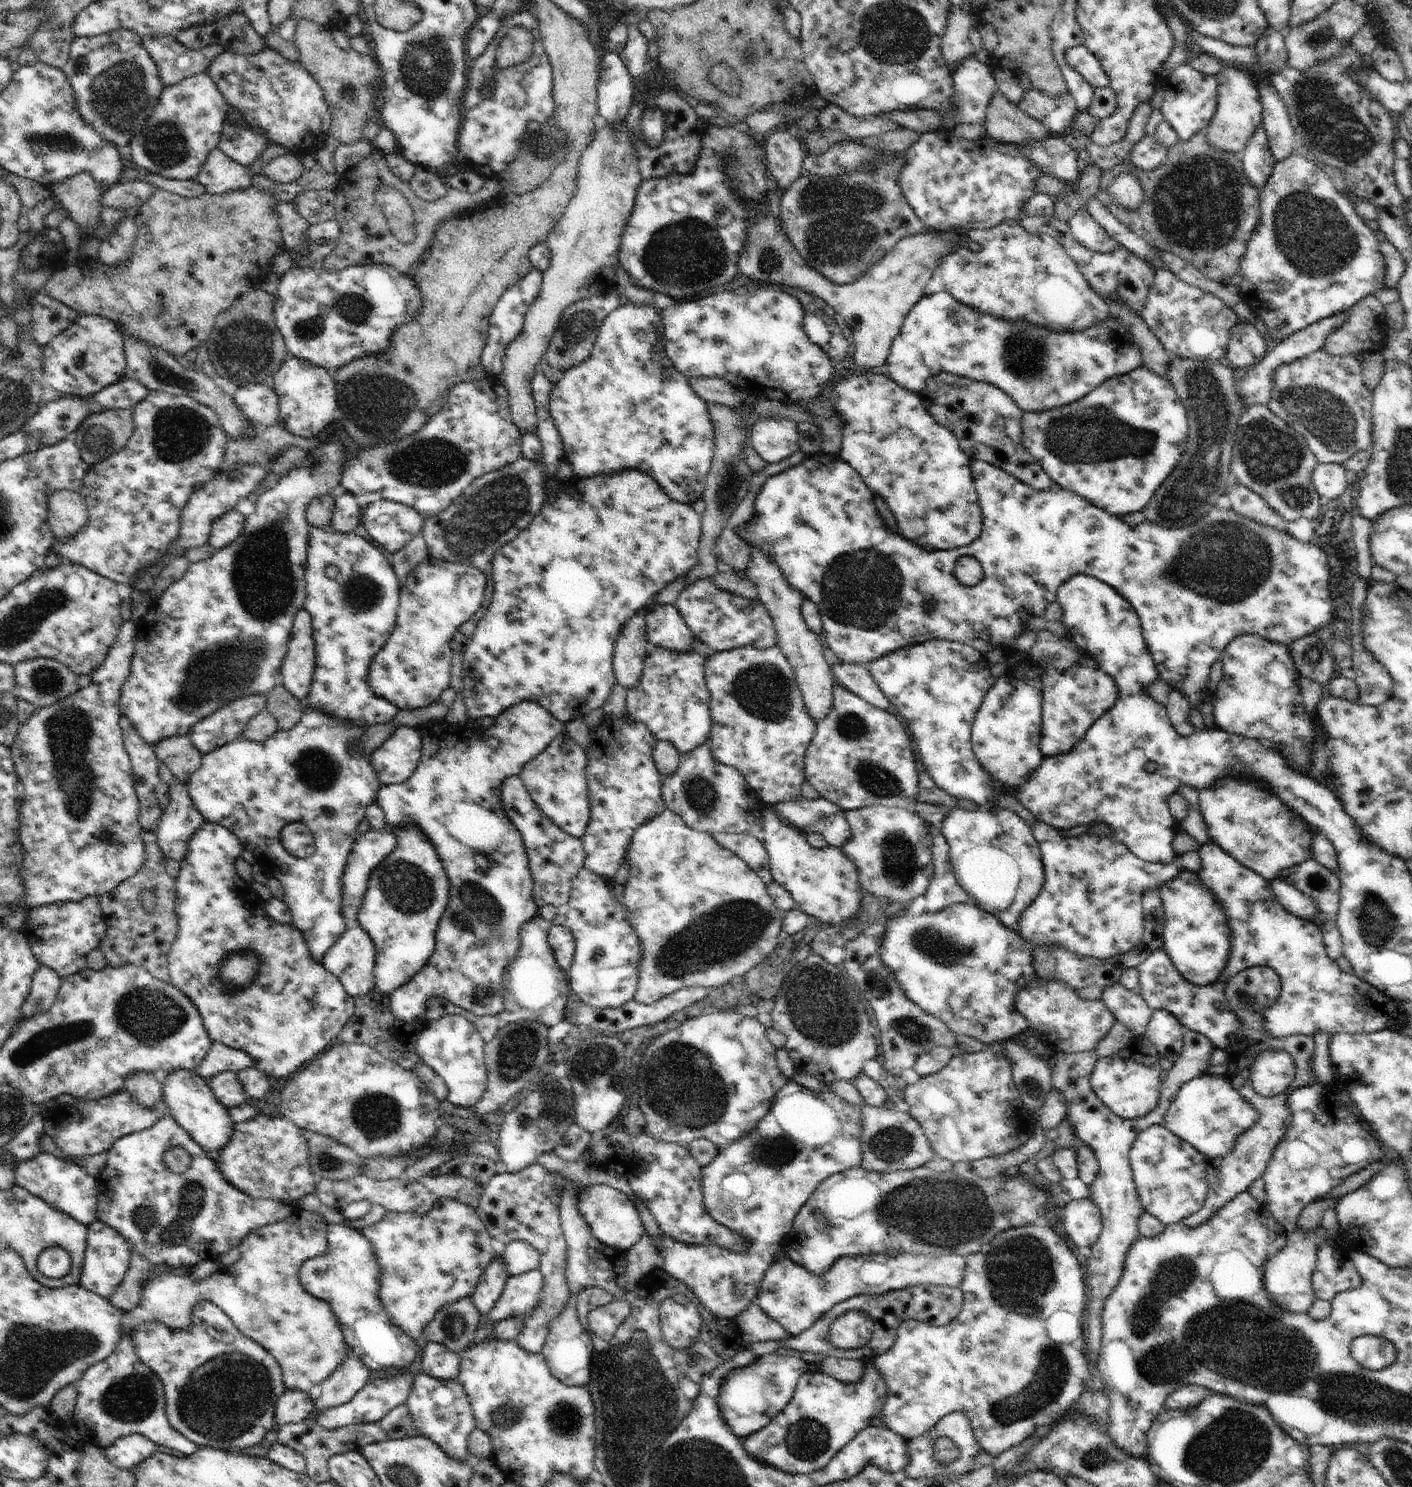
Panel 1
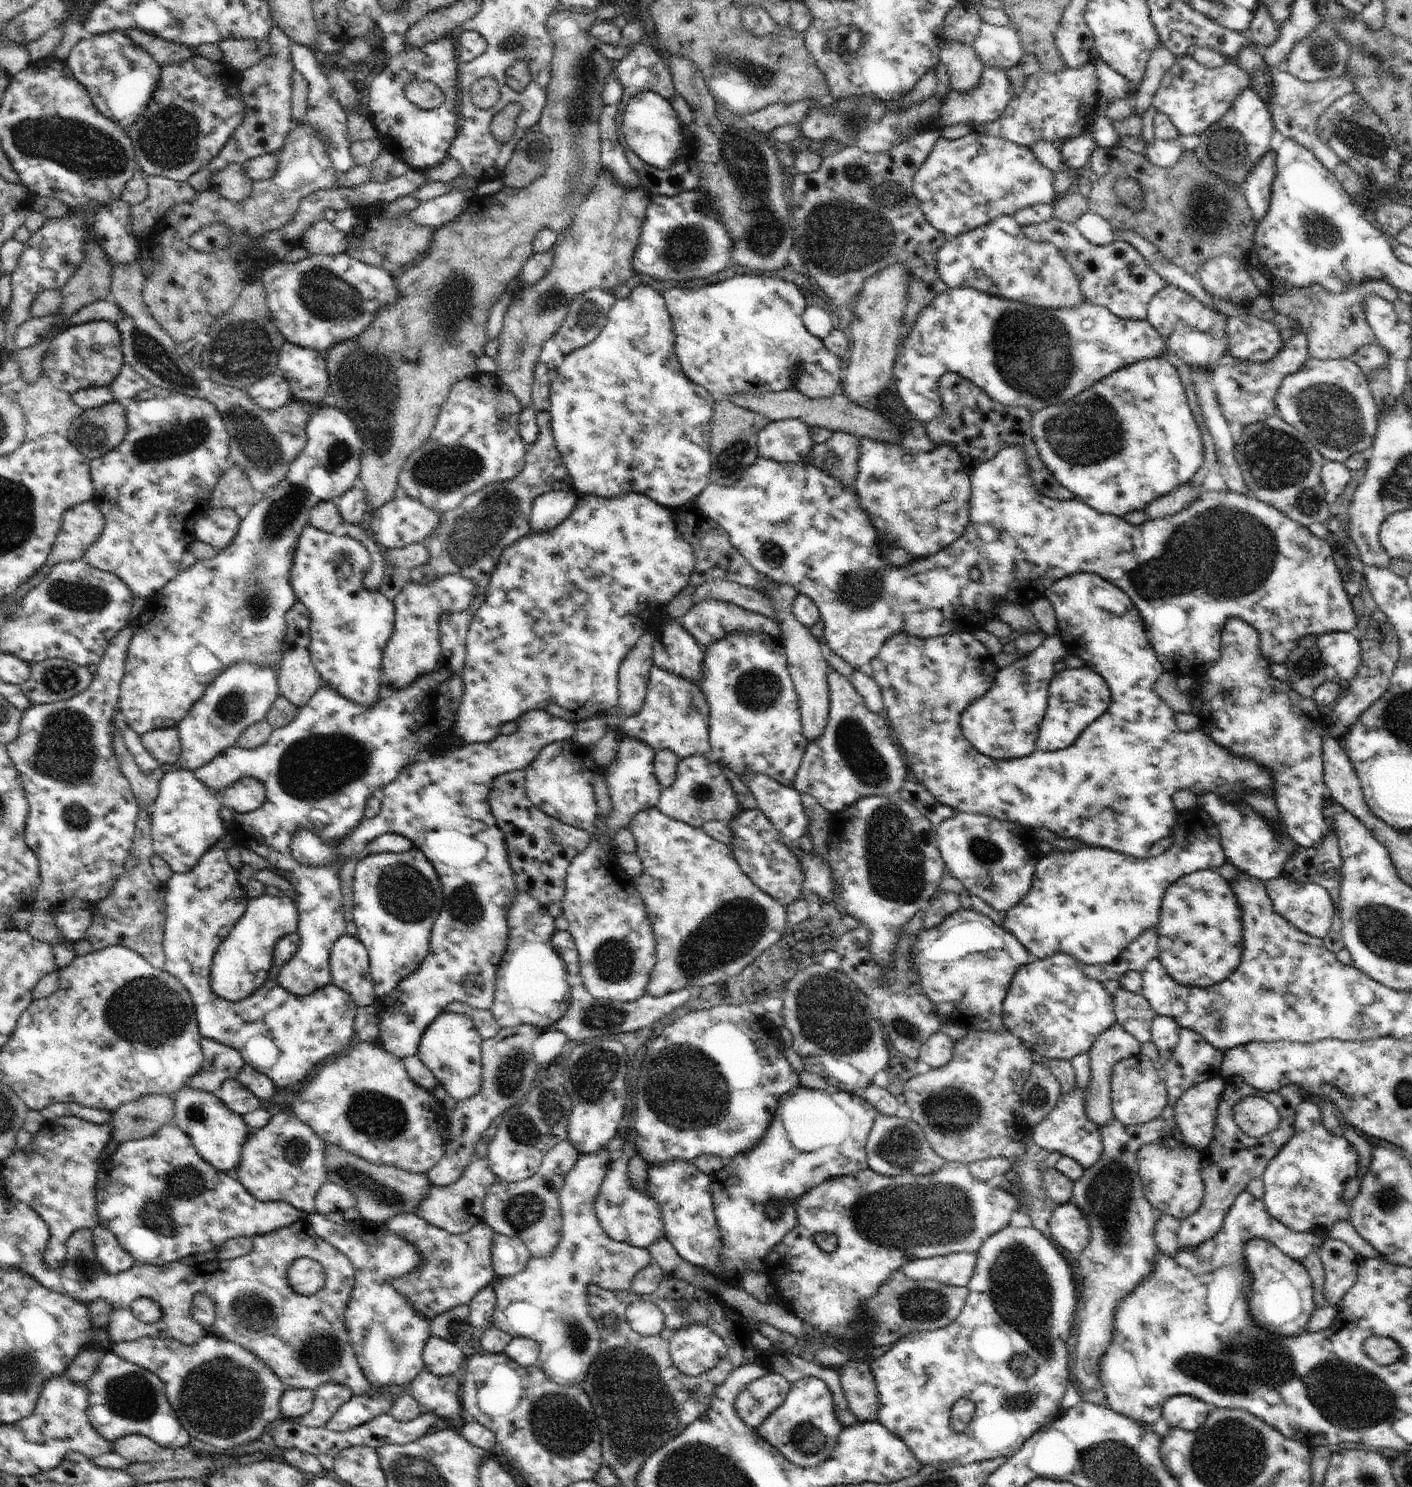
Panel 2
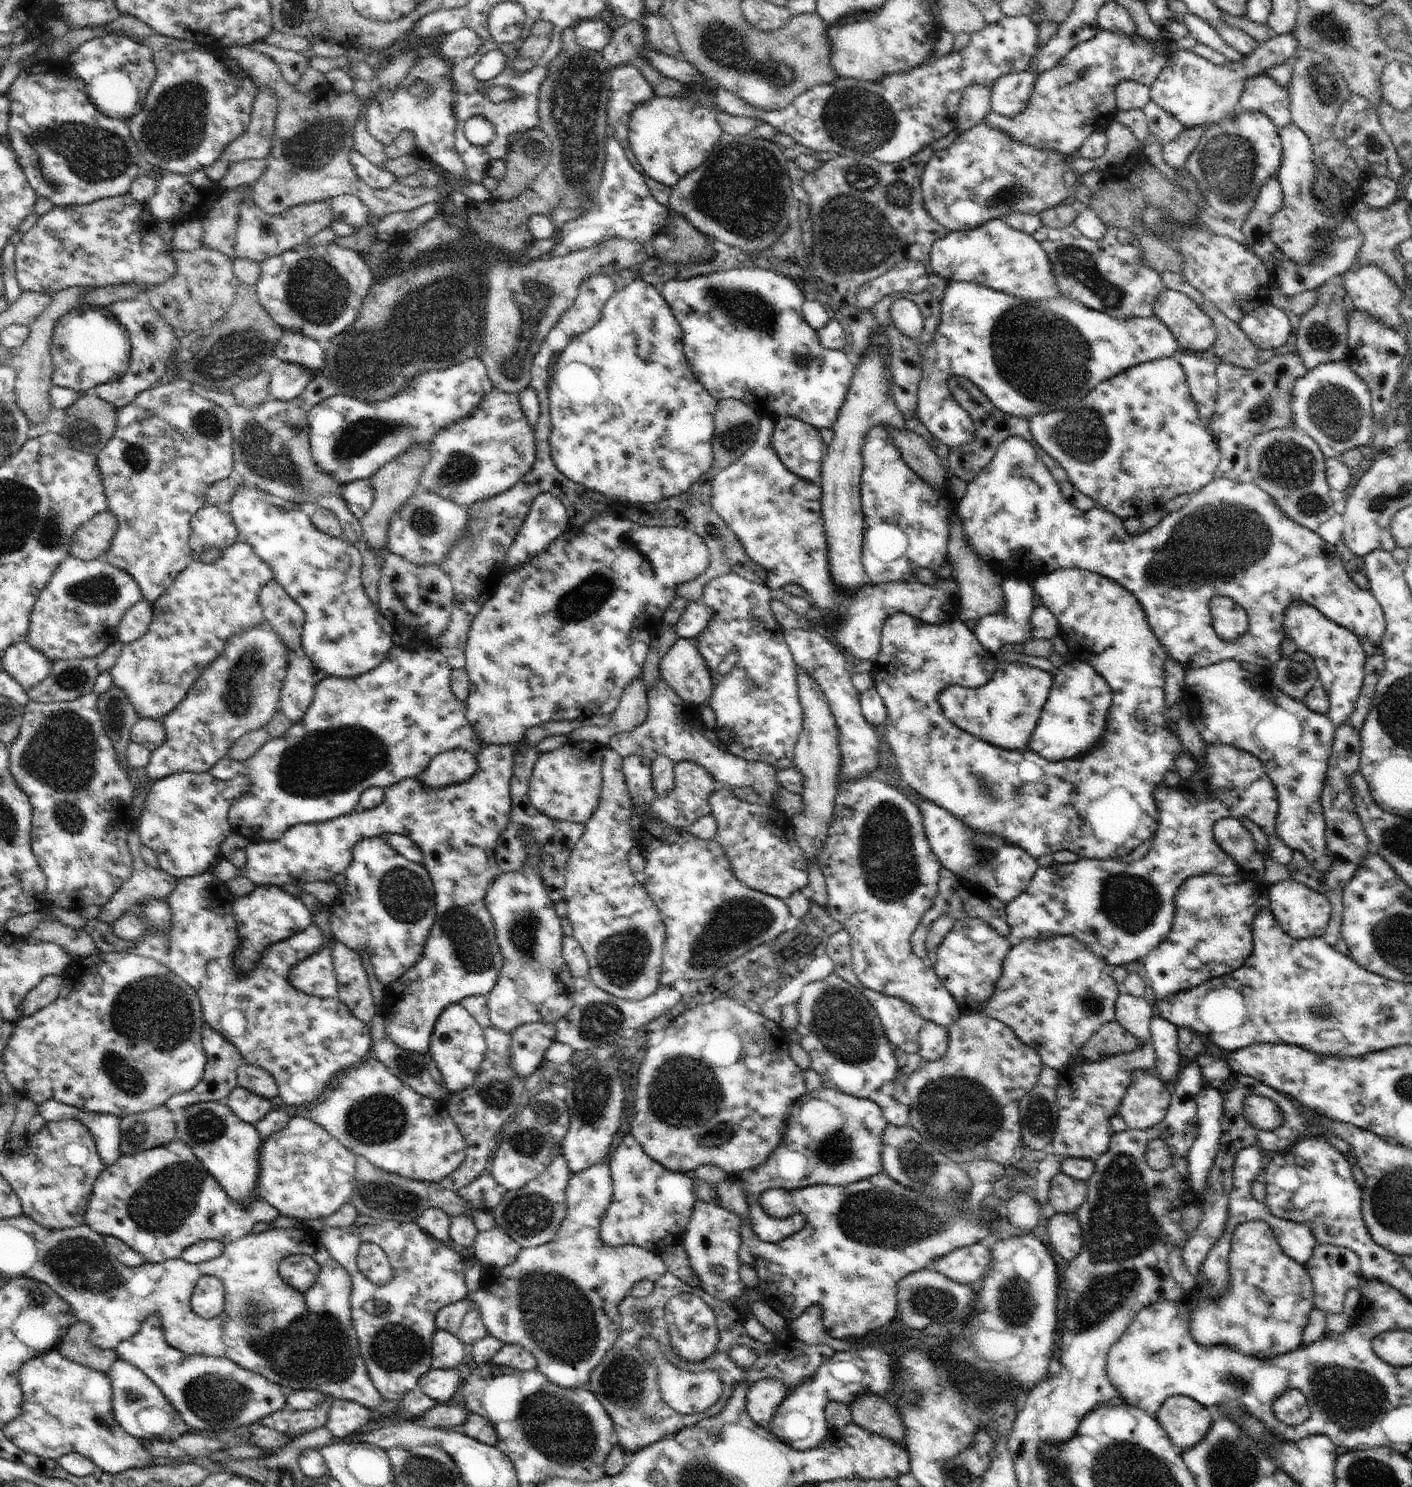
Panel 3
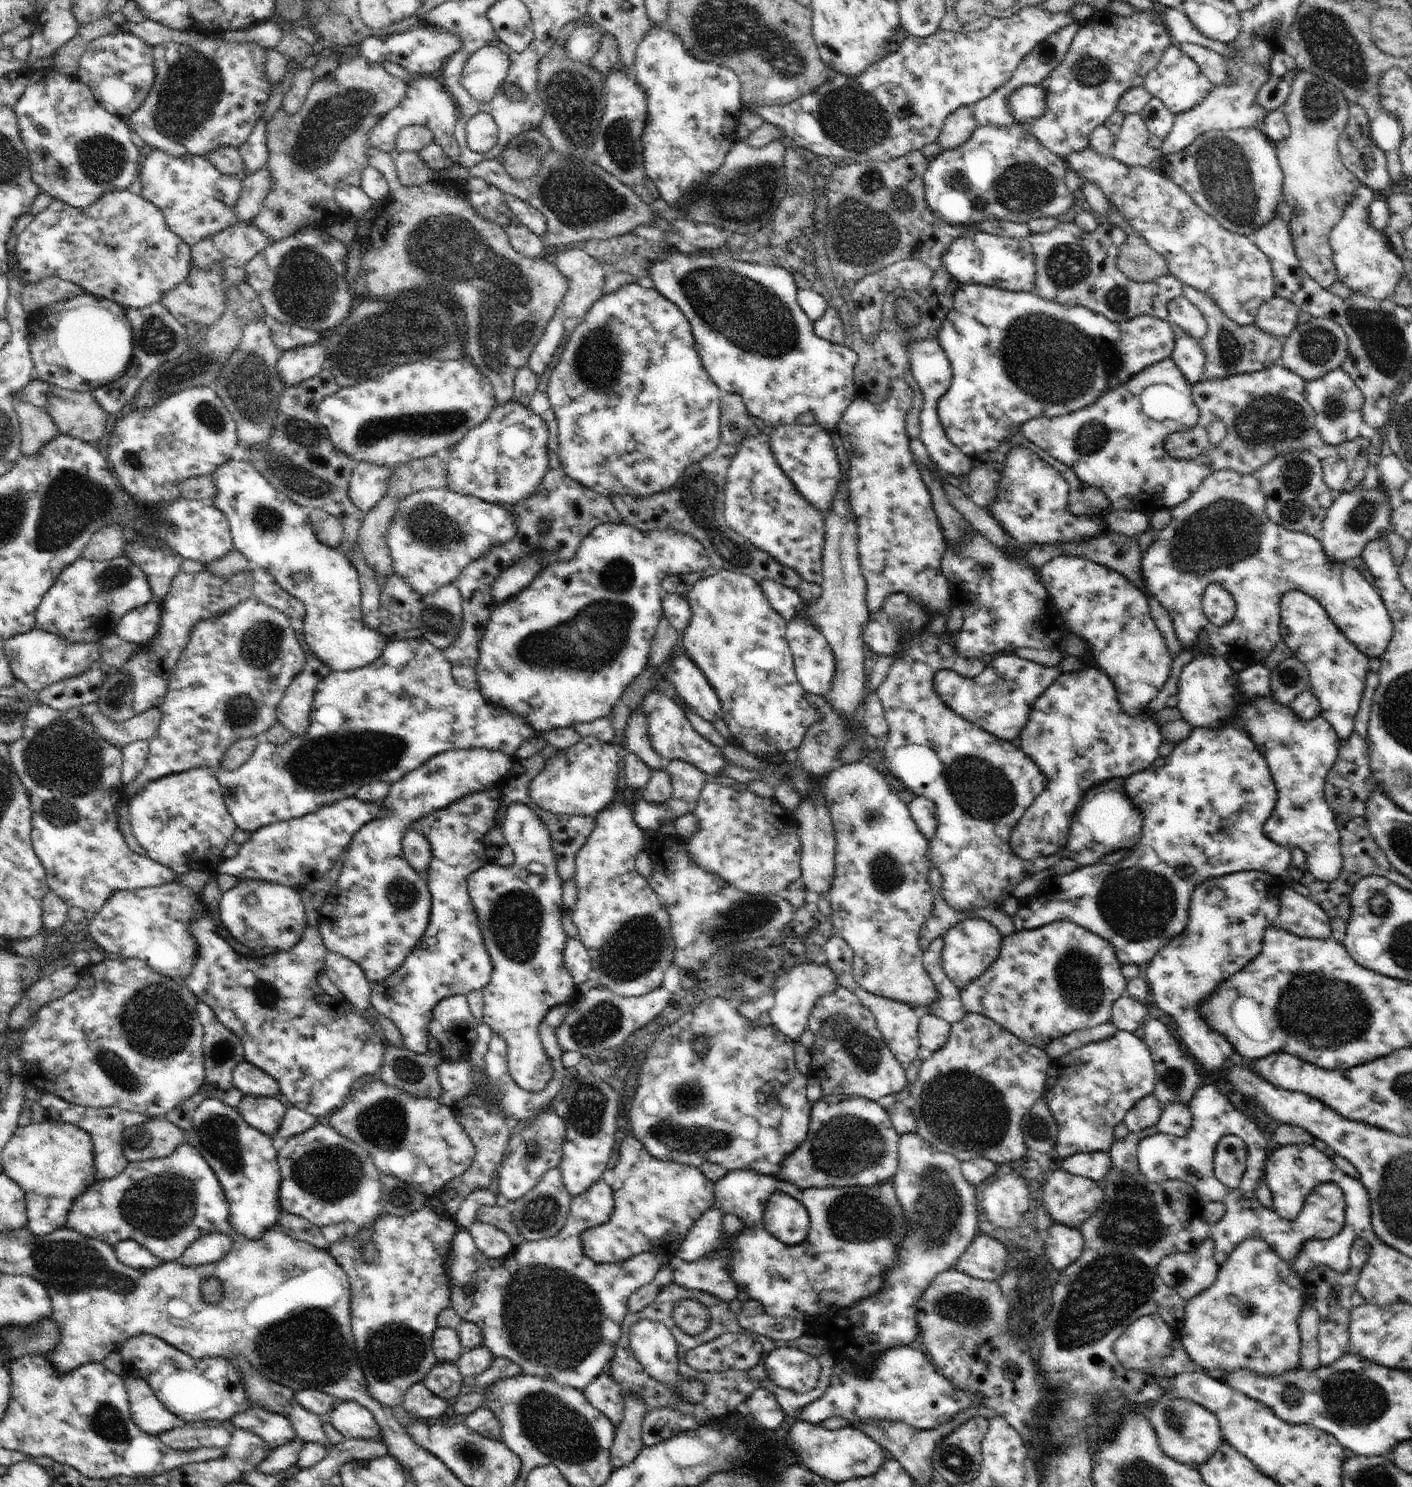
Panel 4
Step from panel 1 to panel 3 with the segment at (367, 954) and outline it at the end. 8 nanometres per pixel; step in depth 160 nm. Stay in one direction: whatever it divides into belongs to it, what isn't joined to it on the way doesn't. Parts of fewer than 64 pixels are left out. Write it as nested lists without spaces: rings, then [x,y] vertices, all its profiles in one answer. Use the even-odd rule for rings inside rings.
[[[335,942],[331,954],[339,1000],[346,1004],[355,1018],[370,1023],[377,1011],[359,952],[354,952],[342,942]]]

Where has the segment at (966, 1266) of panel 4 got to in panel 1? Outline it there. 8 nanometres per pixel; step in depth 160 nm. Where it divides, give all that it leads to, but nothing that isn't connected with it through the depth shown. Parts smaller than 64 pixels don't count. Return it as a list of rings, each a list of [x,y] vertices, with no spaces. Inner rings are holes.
[[[780,1250],[760,1283],[756,1302],[766,1316],[779,1322],[794,1336],[810,1328],[836,1304],[858,1295],[881,1295],[920,1283],[959,1287],[965,1268],[966,1259],[960,1255],[916,1255],[902,1250],[838,1257],[826,1272],[816,1274],[796,1264]]]

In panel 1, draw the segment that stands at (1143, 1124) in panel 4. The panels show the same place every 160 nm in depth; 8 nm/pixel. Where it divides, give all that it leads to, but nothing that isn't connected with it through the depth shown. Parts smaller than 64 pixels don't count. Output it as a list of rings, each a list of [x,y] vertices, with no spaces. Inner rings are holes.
[[[1130,1046],[1116,1051],[1112,1056],[1099,1058],[1090,1077],[1090,1086],[1114,1114],[1134,1120],[1146,1116],[1157,1107],[1164,1074],[1158,1060],[1139,1056],[1135,1048]]]

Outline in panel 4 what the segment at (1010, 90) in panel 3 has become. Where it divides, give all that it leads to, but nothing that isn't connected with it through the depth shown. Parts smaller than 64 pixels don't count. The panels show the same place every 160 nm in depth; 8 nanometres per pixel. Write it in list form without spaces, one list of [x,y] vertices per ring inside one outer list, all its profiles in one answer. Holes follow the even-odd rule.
[[[1024,85],[1013,90],[1007,98],[1007,107],[1016,122],[1021,124],[1042,116],[1047,107],[1045,88],[1042,85]]]

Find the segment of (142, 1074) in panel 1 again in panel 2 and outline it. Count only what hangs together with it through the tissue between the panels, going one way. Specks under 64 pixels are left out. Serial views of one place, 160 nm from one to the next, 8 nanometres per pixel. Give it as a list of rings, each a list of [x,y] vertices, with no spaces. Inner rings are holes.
[[[145,1094],[112,1112],[113,1138],[120,1145],[153,1135],[162,1125],[172,1122],[174,1113],[171,1096]]]

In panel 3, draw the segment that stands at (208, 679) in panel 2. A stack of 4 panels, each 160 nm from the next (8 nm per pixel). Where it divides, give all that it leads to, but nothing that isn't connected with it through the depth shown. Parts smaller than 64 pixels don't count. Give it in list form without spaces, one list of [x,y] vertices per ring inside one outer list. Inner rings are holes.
[[[477,355],[457,366],[446,368],[446,370],[420,372],[412,380],[412,384],[408,384],[406,390],[402,390],[396,396],[382,400],[382,402],[364,402],[364,400],[356,400],[346,394],[336,394],[321,401],[308,414],[312,458],[314,458],[316,466],[320,468],[320,472],[330,474],[330,478],[334,482],[343,486],[354,482],[354,480],[371,478],[392,458],[404,454],[406,450],[410,450],[414,446],[427,447],[429,442],[436,438],[438,432],[442,432],[450,424],[470,418],[474,414],[474,410],[480,406],[480,402],[484,400],[484,396],[488,396],[488,392],[492,392],[492,390],[494,390],[494,386],[488,379],[482,360]],[[239,539],[223,552],[222,558],[215,563],[192,561],[180,572],[168,591],[152,603],[152,621],[144,636],[136,642],[126,644],[120,658],[116,660],[116,665],[109,671],[114,685],[126,692],[139,718],[152,718],[162,722],[176,708],[176,704],[186,698],[188,688],[196,684],[204,668],[208,668],[212,660],[216,660],[216,656],[224,654],[226,640],[262,624],[263,612],[258,604],[260,590],[270,580],[274,580],[274,572],[243,540]]]

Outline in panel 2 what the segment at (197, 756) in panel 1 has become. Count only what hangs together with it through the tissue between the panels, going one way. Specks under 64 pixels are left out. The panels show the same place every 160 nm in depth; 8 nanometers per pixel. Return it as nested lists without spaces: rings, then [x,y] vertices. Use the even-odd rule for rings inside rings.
[[[176,727],[156,729],[141,737],[144,748],[160,766],[175,765],[181,759],[182,749]]]

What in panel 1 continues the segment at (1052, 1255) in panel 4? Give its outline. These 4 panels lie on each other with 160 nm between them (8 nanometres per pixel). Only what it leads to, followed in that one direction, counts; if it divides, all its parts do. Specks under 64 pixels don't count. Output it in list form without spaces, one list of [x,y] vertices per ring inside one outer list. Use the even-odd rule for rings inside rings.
[[[1073,1199],[1062,1211],[1062,1223],[1066,1236],[1076,1246],[1091,1246],[1101,1233],[1102,1217],[1096,1203],[1090,1199]]]

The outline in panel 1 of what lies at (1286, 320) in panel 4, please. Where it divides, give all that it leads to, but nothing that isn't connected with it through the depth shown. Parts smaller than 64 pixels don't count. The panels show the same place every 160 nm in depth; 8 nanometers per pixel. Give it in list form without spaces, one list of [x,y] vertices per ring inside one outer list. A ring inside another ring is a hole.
[[[1238,321],[1232,328],[1226,358],[1236,365],[1254,366],[1266,354],[1266,340],[1259,334],[1254,324]]]

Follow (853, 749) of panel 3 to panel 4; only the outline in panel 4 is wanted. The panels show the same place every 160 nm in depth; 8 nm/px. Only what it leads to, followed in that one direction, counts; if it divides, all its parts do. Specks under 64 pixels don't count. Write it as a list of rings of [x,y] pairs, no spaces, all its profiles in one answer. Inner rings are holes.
[[[796,617],[787,623],[787,641],[794,659],[795,673],[806,693],[825,696],[833,687],[836,674],[835,654],[826,637],[811,626],[809,619]]]

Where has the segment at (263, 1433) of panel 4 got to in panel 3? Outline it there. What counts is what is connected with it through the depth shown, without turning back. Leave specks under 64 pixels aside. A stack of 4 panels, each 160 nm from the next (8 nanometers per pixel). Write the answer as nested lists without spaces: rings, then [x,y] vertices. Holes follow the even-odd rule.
[[[328,1397],[326,1402],[322,1402],[314,1410],[289,1411],[285,1408],[264,1416],[258,1423],[260,1426],[286,1434],[290,1440],[296,1439],[316,1430],[316,1428],[326,1426],[328,1412],[330,1412],[334,1402],[332,1397]]]

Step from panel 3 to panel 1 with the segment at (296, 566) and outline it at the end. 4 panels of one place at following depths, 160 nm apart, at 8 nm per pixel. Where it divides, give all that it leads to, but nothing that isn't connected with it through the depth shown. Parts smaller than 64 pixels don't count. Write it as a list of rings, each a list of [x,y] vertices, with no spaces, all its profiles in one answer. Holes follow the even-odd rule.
[[[313,527],[309,532],[304,570],[307,599],[303,608],[311,614],[315,640],[315,669],[311,688],[303,701],[304,708],[316,709],[329,717],[360,727],[375,726],[378,722],[391,723],[400,710],[391,702],[374,696],[367,683],[367,674],[374,656],[388,642],[397,623],[401,583],[392,563],[377,546],[353,532],[339,533]]]

